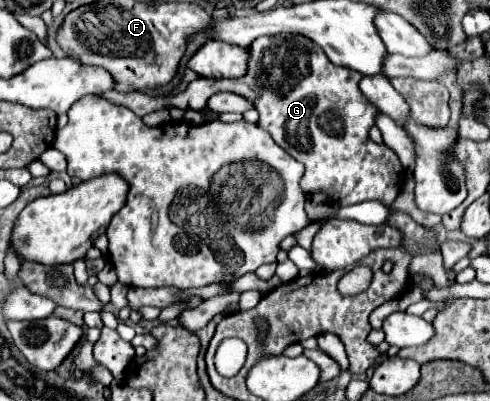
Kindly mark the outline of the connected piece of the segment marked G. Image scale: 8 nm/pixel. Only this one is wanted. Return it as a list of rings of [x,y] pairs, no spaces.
[[[260,36],[250,46],[250,66],[248,66],[248,74],[242,78],[234,78],[234,80],[198,78],[198,80],[190,82],[184,92],[174,94],[174,96],[160,96],[160,98],[146,96],[140,92],[122,94],[122,92],[114,92],[114,90],[108,90],[108,92],[96,94],[96,96],[104,98],[116,106],[124,106],[142,118],[150,112],[164,110],[164,108],[204,110],[214,92],[240,94],[240,96],[252,100],[256,110],[260,112],[258,126],[264,128],[274,138],[274,142],[278,146],[282,146],[294,160],[304,164],[306,172],[302,178],[302,190],[306,194],[310,194],[314,190],[326,190],[330,194],[330,198],[338,204],[380,200],[382,204],[390,206],[403,186],[405,172],[396,152],[392,152],[384,144],[370,142],[370,138],[368,138],[368,130],[376,124],[378,108],[360,92],[360,88],[358,88],[360,78],[362,78],[360,72],[352,72],[350,68],[344,68],[344,66],[334,66],[328,60],[328,56],[324,54],[324,50],[320,50],[318,44],[312,44],[312,40],[308,40],[304,36],[286,36],[286,38]]]

